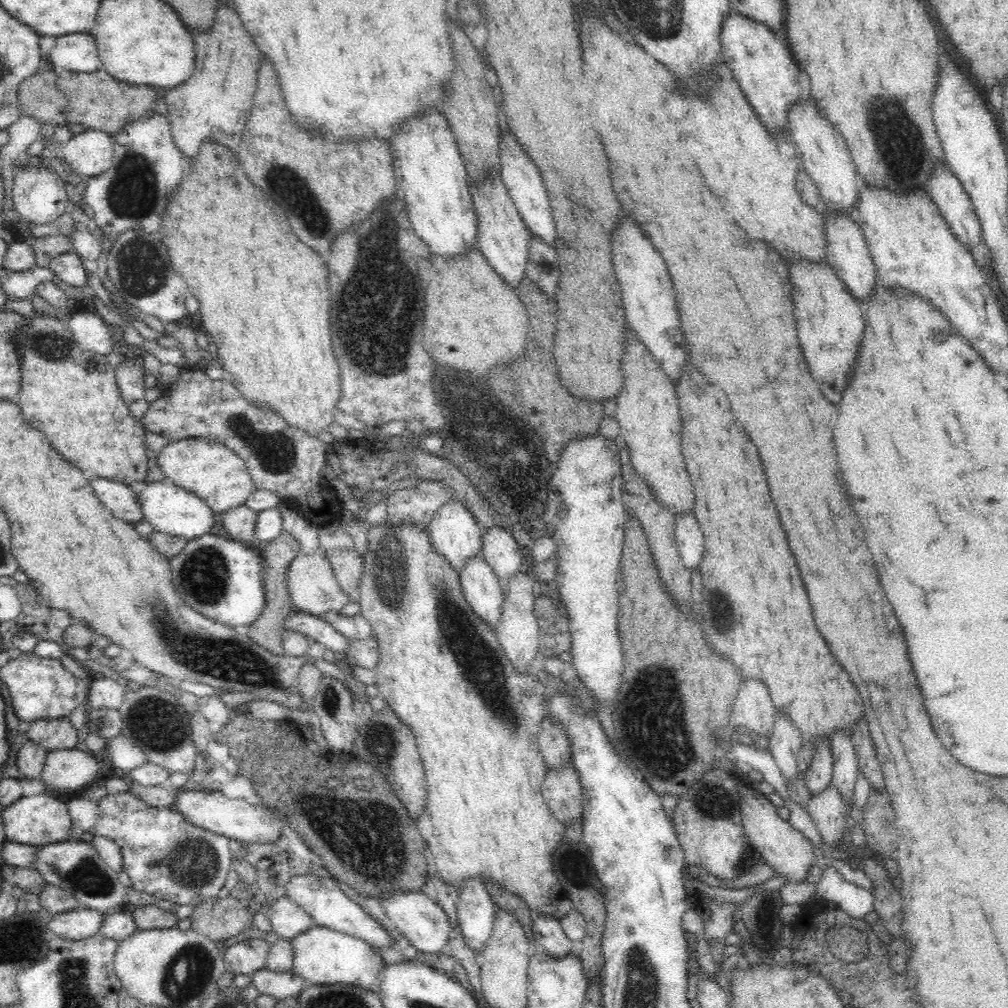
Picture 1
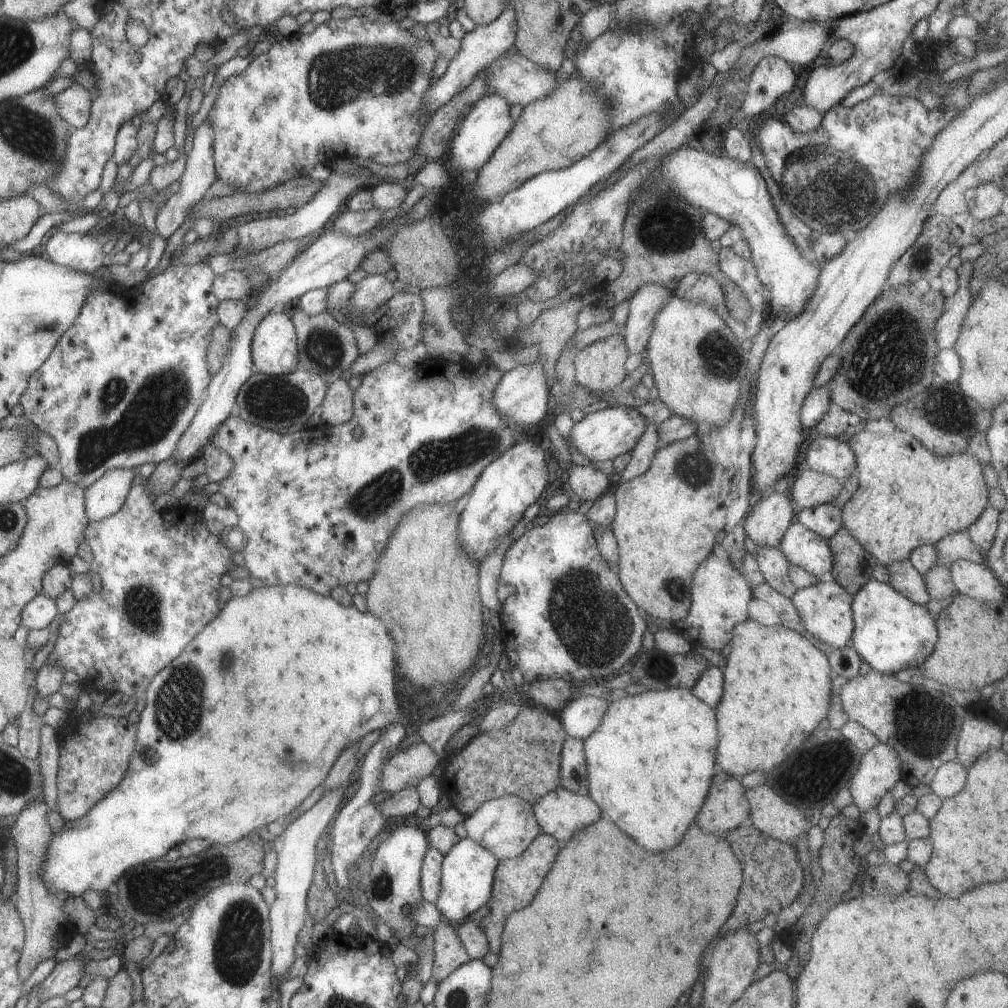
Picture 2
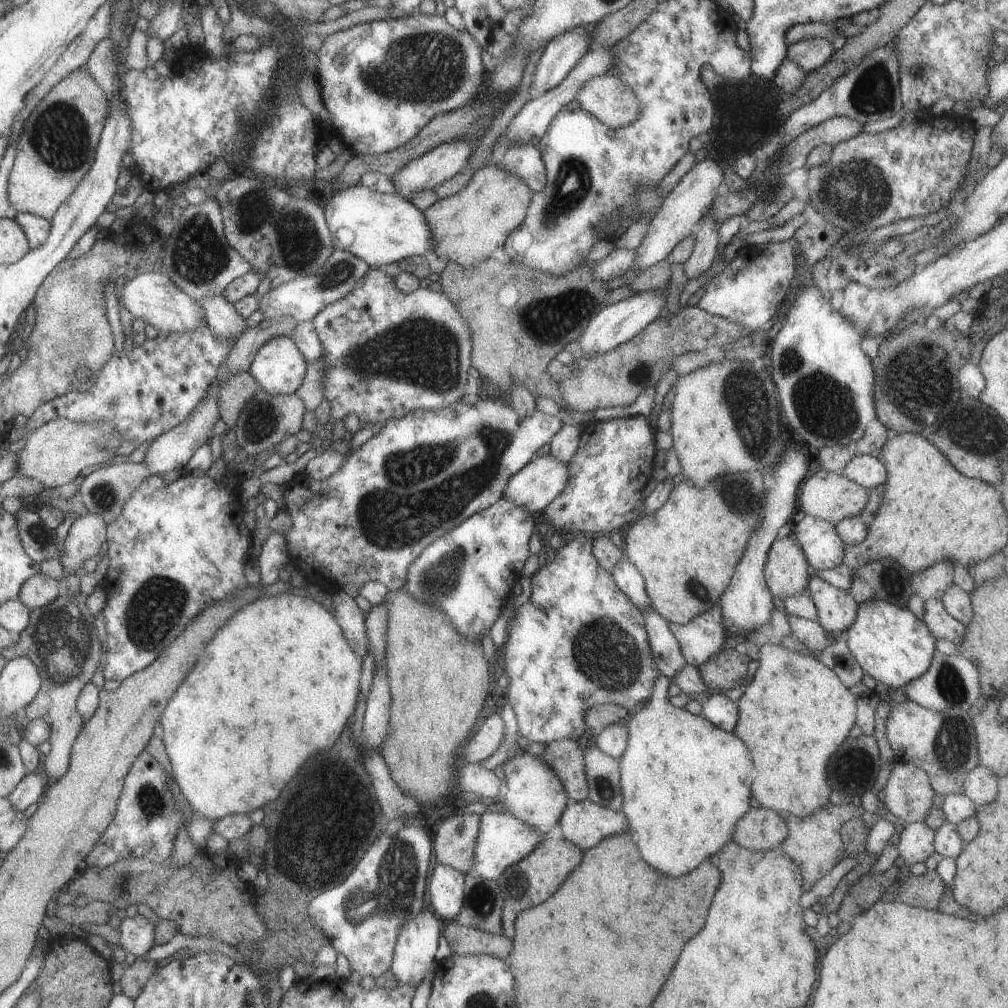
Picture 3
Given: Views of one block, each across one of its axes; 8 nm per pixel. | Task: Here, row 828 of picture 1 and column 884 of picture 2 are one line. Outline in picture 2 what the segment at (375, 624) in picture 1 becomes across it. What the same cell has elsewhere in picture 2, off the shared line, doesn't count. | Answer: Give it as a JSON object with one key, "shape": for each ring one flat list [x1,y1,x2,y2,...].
{"shape":[[868,429,857,432,850,442,856,455,859,487,845,504,843,527,868,551,880,565,908,560,911,552,924,545,935,545,946,535,968,530,990,504,990,488,984,481,983,464,970,453,938,456,918,439,896,429,891,433,873,433]]}

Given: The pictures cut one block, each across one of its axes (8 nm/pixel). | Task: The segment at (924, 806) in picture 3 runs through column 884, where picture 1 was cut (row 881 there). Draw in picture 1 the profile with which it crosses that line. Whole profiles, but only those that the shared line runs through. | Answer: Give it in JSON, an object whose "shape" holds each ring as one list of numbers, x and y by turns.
{"shape":[[741,766,740,772,730,770,728,773,736,777,740,791,740,813,745,834,750,846,760,853,761,859,775,870,775,875,783,876,787,882,804,882,808,871,815,862,814,847,811,840,799,830,792,828,788,819,781,819,776,807,766,798,766,794,753,789,754,781,748,777,747,769]]}

